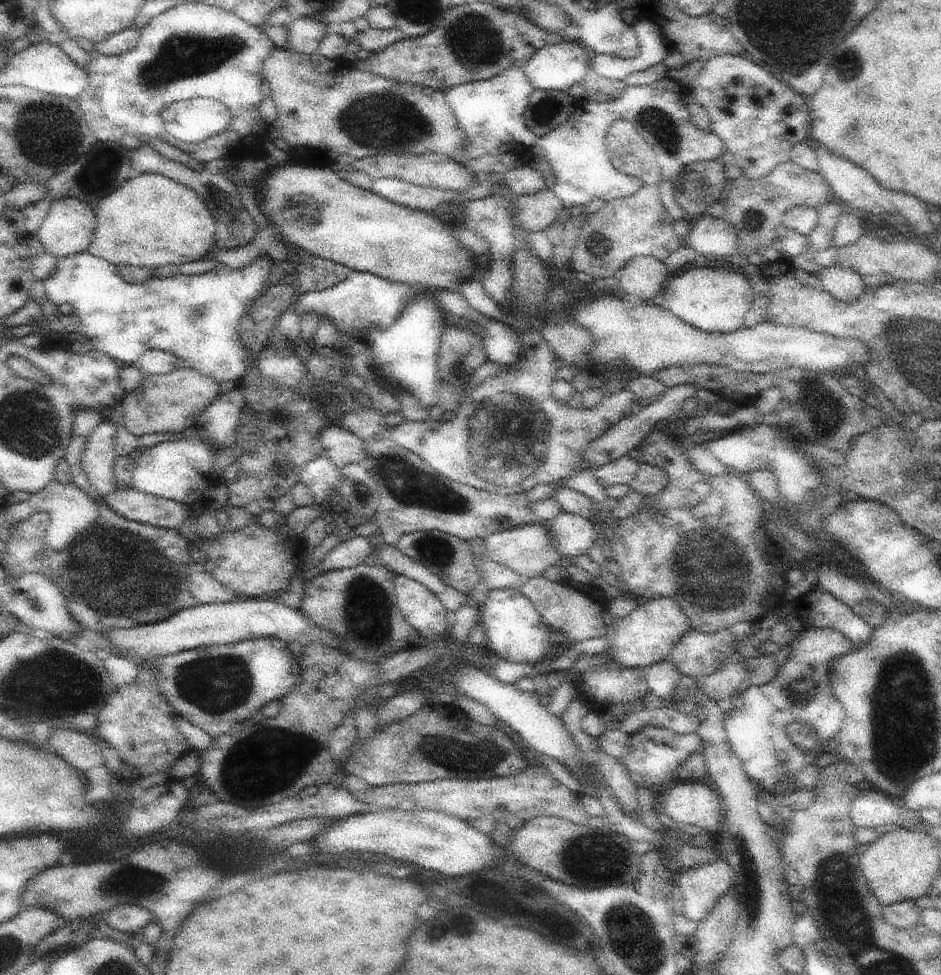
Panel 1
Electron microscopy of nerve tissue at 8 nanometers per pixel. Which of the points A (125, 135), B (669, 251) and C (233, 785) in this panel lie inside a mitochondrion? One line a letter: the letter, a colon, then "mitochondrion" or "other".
A: other
B: other
C: mitochondrion

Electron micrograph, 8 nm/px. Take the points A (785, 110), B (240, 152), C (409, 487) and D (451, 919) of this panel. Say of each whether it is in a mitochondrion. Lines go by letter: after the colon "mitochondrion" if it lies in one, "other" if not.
A: other
B: other
C: mitochondrion
D: mitochondrion

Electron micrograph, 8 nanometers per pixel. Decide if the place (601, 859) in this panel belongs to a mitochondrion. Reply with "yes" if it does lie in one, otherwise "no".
yes

